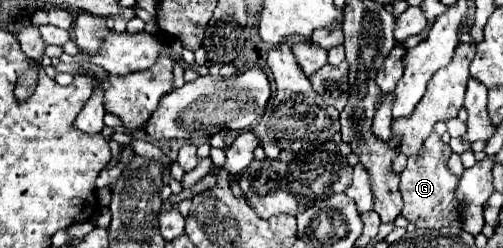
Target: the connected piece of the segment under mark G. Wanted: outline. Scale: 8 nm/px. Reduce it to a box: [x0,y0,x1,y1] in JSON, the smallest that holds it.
[399,132,463,230]

